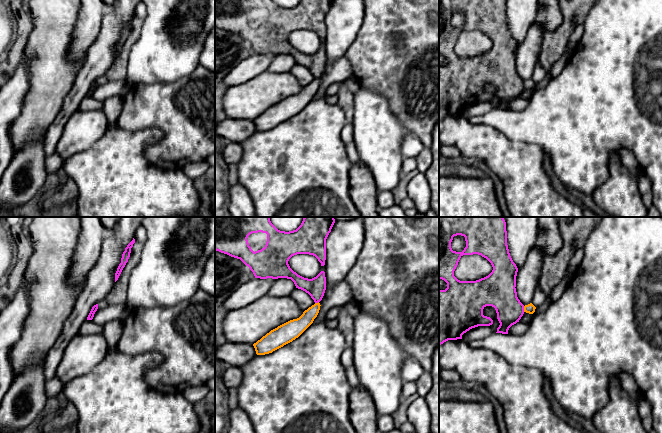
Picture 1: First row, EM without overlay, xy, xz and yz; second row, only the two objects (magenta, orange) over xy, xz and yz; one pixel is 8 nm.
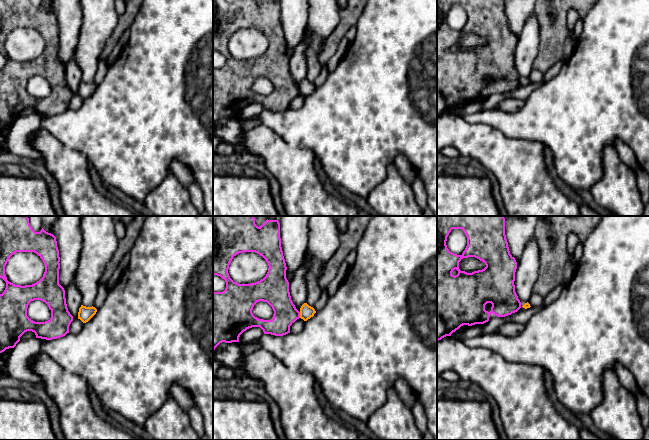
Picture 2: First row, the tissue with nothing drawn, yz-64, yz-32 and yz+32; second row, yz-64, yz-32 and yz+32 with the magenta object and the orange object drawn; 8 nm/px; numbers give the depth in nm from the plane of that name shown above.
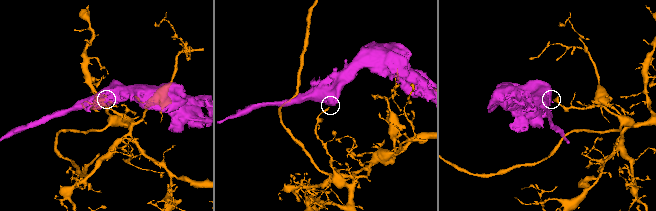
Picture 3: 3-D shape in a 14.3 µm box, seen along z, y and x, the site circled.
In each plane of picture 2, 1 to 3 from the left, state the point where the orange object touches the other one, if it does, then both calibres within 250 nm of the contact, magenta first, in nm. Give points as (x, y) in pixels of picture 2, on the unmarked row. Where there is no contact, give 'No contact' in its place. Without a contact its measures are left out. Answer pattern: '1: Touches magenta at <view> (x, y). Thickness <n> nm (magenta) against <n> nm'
1: No contact
2: Touches magenta at yz-32 (299, 91). Thickness 200 nm (magenta) against 110 nm
3: No contact

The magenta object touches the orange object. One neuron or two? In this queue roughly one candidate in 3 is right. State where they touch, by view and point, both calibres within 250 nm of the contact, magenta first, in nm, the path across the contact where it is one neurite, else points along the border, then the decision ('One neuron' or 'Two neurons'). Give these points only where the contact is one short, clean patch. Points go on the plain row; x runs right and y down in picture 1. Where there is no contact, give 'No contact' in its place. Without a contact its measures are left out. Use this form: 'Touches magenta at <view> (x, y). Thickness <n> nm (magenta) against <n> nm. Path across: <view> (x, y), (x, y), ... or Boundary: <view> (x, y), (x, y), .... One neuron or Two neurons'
Touches magenta at yz (523, 85). Thickness 260 nm (magenta) against 80 nm. Boundary: yz (523, 82), (524, 87). Two neurons

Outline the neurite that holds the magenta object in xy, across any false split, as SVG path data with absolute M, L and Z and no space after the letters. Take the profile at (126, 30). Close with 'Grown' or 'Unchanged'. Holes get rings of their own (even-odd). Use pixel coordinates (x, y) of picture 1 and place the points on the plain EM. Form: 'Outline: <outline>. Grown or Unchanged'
Outline: M133 14L133 16L127 21L127 23L125 24L125 27L122 30L121 39L119 40L117 47L115 49L115 58L118 56L123 44L125 43L126 39L128 38L128 35L129 35L130 29L131 29L131 24L133 23L134 19L135 19L135 15Z. Unchanged

